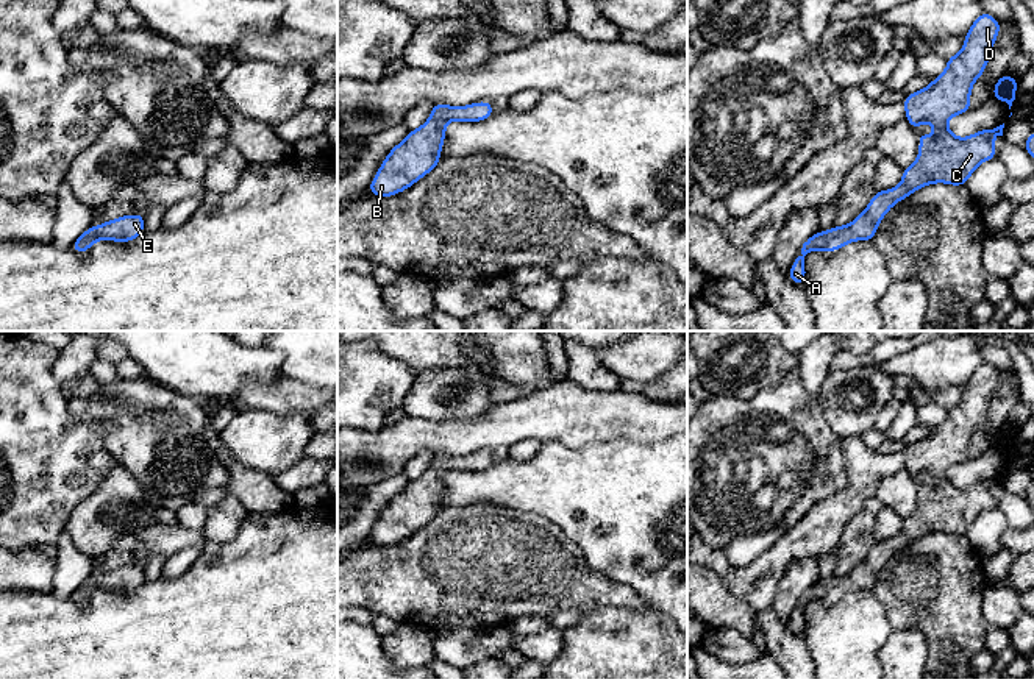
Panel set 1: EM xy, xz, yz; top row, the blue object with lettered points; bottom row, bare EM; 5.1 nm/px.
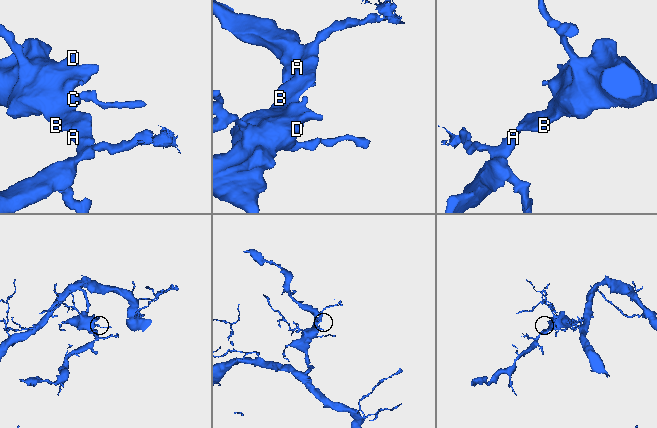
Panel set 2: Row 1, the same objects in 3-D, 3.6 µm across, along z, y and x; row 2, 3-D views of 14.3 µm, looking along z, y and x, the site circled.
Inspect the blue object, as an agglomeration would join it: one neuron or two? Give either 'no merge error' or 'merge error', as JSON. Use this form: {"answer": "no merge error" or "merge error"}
{"answer": "no merge error"}

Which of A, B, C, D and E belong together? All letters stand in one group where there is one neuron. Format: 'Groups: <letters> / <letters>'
Groups: A B C D E

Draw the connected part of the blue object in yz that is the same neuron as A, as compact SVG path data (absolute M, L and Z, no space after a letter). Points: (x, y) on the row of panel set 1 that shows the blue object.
M982 11L965 34L962 50L947 59L945 72L925 89L906 95L903 105L911 128L915 131L926 120L939 133L917 134L920 153L911 167L903 169L903 181L897 187L876 190L864 212L850 225L817 231L803 244L801 254L787 273L793 284L804 287L808 253L814 250L834 253L853 240L872 242L879 222L895 203L932 183L967 186L968 176L981 162L997 158L993 137L1003 136L1004 123L959 139L947 128L947 120L973 109L972 86L984 73L1000 30L1001 23Z

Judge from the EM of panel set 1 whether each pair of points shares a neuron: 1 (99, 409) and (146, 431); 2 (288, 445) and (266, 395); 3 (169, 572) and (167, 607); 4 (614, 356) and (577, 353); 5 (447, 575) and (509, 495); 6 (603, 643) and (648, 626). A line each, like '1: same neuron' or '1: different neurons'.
1: same neuron
2: different neurons
3: different neurons
4: different neurons
5: different neurons
6: same neuron

